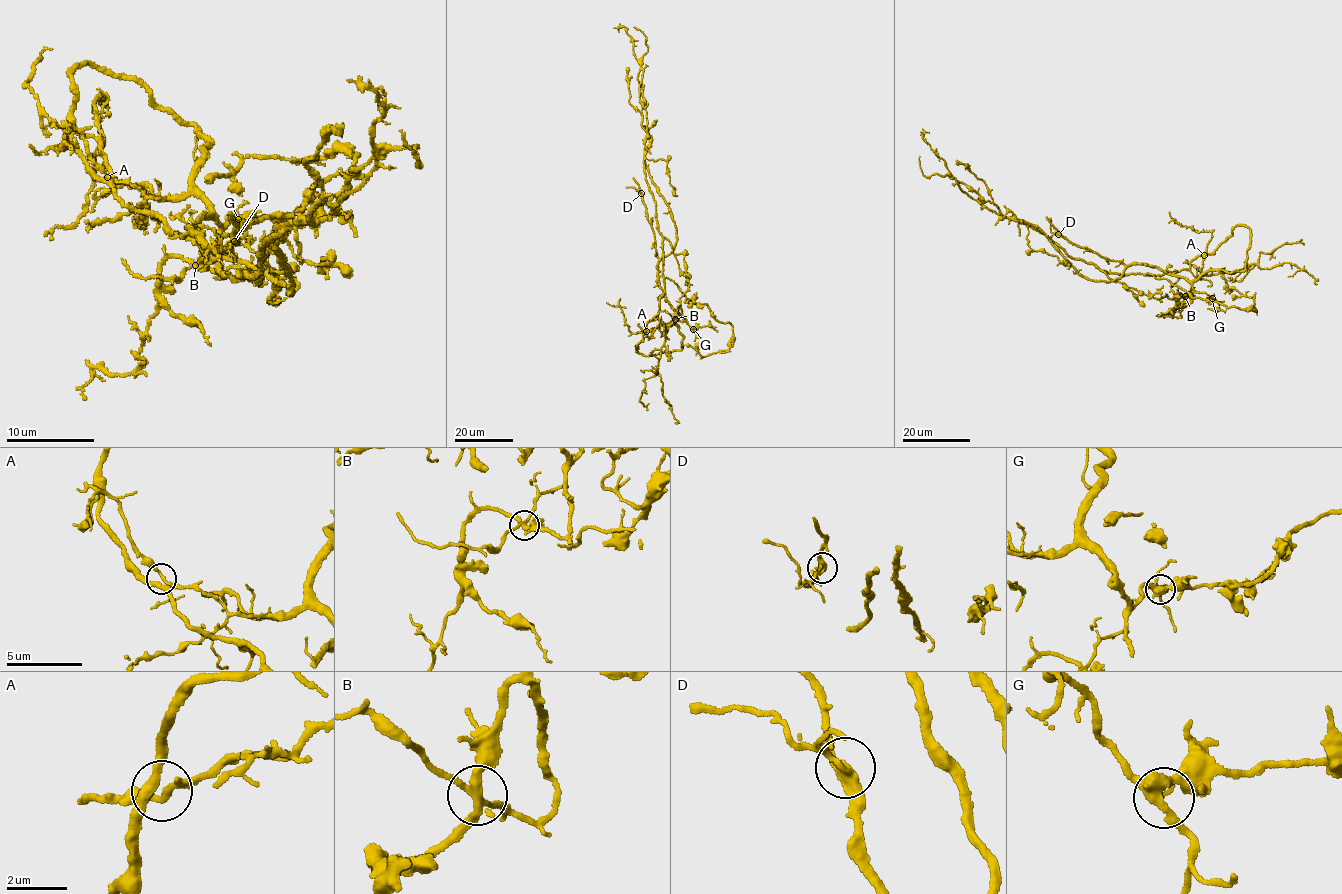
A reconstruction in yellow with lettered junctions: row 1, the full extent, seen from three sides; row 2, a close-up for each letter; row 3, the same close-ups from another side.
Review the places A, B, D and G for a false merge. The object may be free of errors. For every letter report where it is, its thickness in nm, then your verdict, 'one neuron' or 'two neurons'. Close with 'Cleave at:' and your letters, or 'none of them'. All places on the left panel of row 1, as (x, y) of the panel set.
A: (107, 177) | 240 nm | one neuron
B: (195, 265) | 280 nm | one neuron
D: (234, 241) | 320 nm | one neuron
G: (238, 219) | 380 nm | one neuron
Cleave at: none of them

